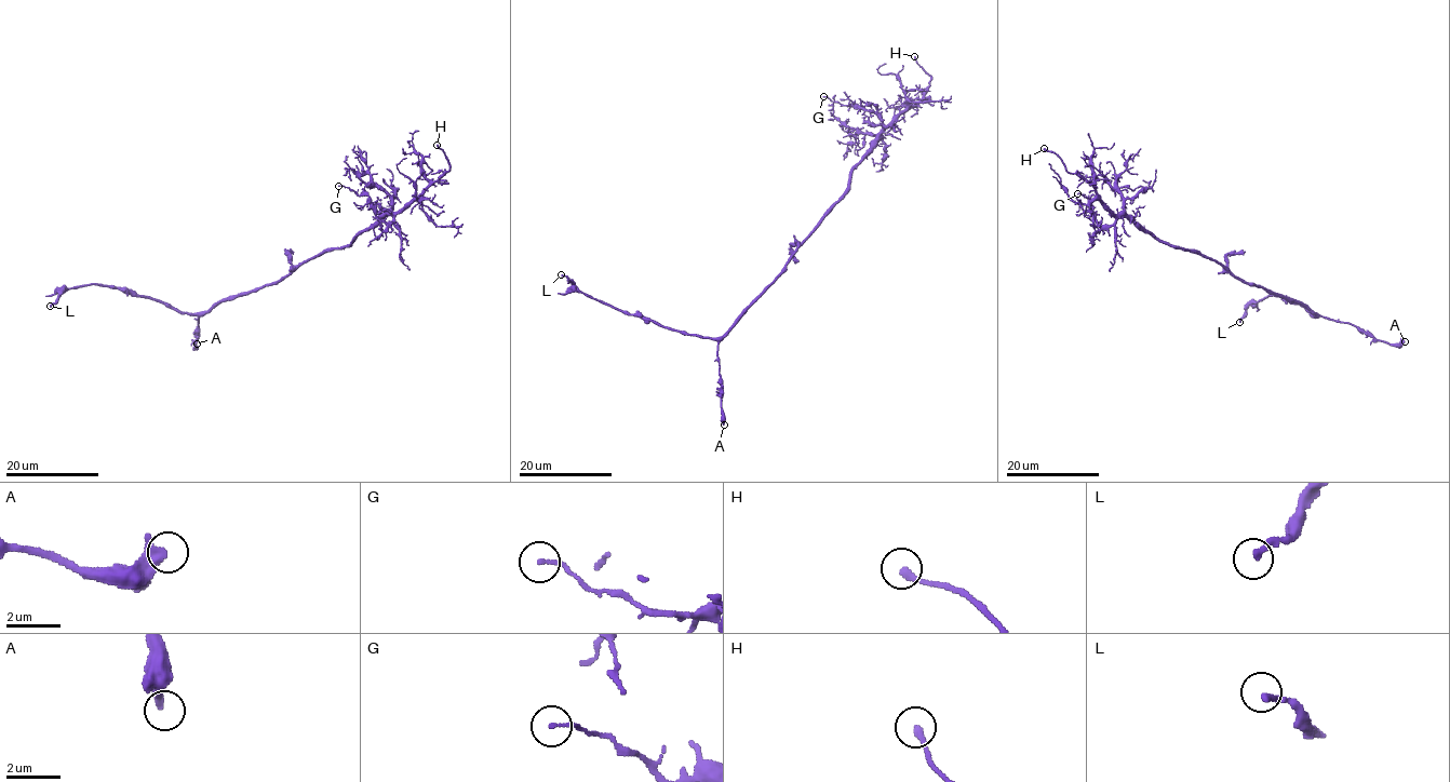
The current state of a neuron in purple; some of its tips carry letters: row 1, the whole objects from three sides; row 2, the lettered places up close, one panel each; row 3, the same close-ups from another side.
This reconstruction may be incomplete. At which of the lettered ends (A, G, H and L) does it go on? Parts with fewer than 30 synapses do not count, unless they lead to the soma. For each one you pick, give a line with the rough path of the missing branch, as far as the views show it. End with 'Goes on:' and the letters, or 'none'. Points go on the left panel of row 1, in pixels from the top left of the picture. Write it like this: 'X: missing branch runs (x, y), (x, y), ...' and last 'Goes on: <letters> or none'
H: missing branch runs (437, 145), (435, 119), (418, 110), (390, 85), (381, 62), (358, 27), (349, 4)
Goes on: H

